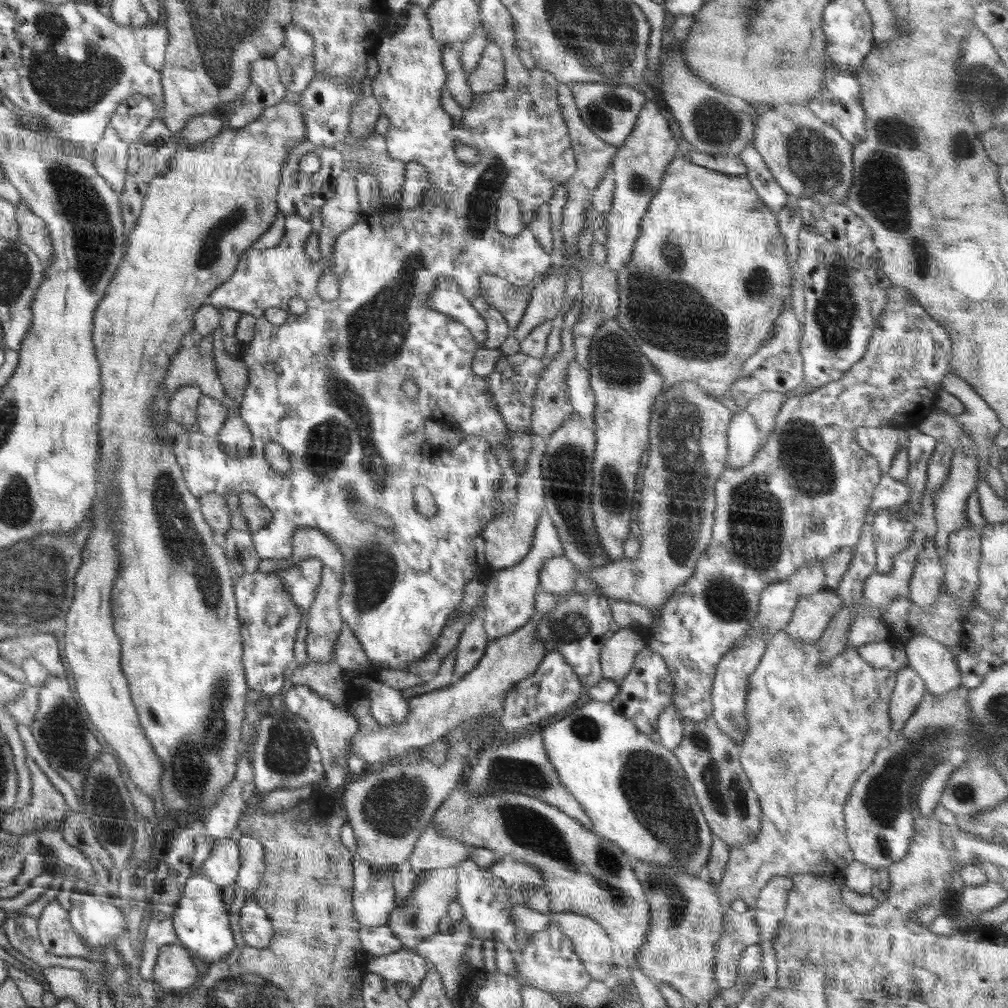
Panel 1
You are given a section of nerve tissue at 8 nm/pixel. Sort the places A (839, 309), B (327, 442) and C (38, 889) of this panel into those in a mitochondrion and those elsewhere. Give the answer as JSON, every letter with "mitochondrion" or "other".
{"A":"mitochondrion","B":"mitochondrion","C":"other"}

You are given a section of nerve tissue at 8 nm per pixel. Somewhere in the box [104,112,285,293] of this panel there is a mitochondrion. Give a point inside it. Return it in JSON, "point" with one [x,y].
{"point":[210,255]}

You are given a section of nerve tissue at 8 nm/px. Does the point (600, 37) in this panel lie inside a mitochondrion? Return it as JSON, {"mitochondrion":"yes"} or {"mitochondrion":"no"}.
{"mitochondrion":"yes"}

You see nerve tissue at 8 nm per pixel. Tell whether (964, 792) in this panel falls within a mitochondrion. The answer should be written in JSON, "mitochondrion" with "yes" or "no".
{"mitochondrion":"yes"}

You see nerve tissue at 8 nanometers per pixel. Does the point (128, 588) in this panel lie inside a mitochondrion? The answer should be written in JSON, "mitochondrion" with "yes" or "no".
{"mitochondrion":"no"}

